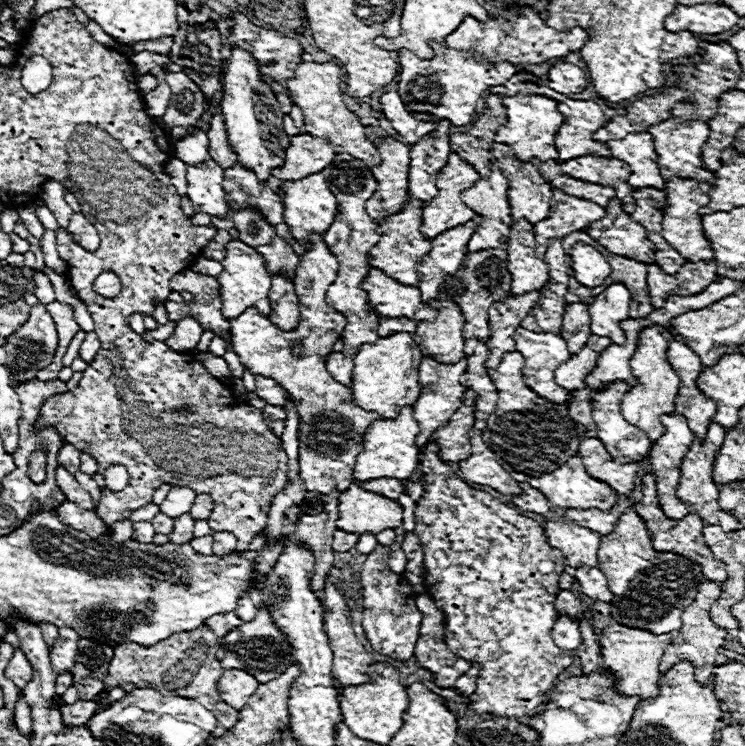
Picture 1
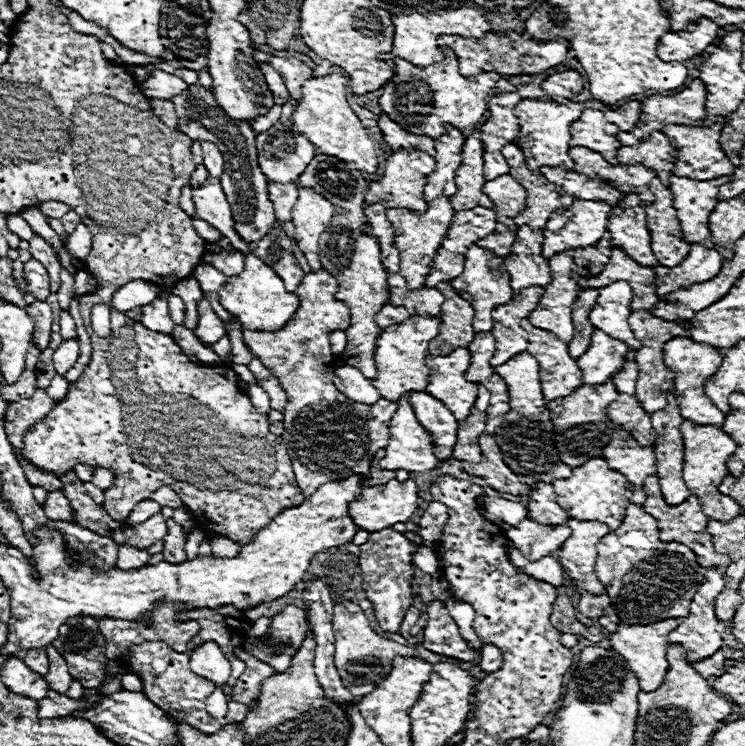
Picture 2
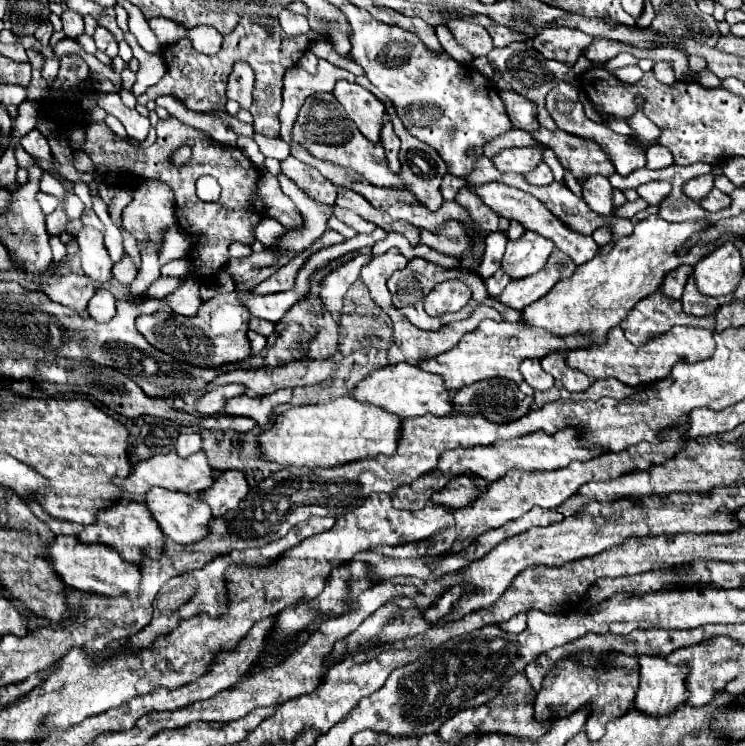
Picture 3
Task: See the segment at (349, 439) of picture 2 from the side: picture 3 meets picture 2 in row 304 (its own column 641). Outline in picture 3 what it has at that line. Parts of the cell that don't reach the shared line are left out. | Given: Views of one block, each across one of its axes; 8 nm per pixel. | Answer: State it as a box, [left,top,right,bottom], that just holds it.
[620,292,714,346]

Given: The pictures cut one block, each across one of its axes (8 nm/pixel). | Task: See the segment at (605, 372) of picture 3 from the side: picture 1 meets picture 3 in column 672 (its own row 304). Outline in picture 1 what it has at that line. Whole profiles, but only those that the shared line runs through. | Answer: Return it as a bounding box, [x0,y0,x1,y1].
[322,152,380,358]

